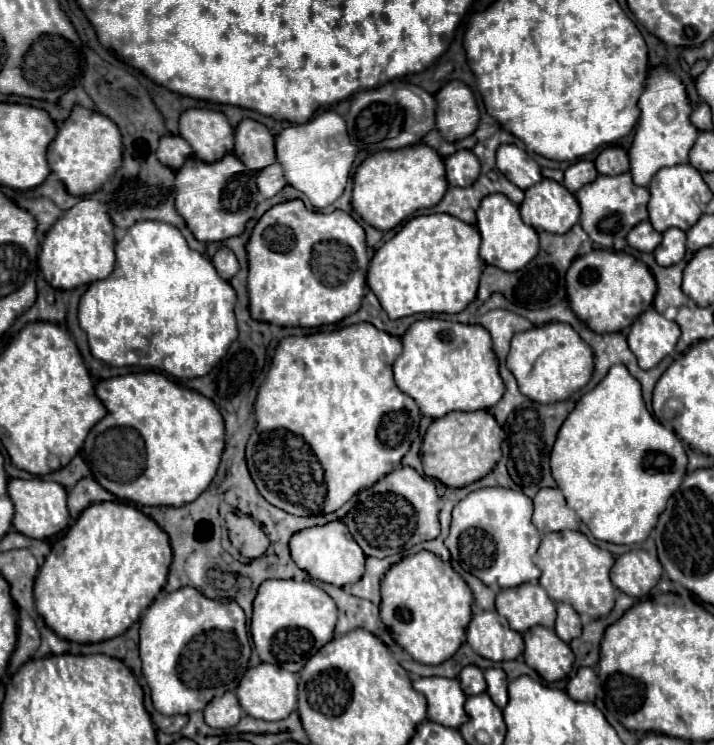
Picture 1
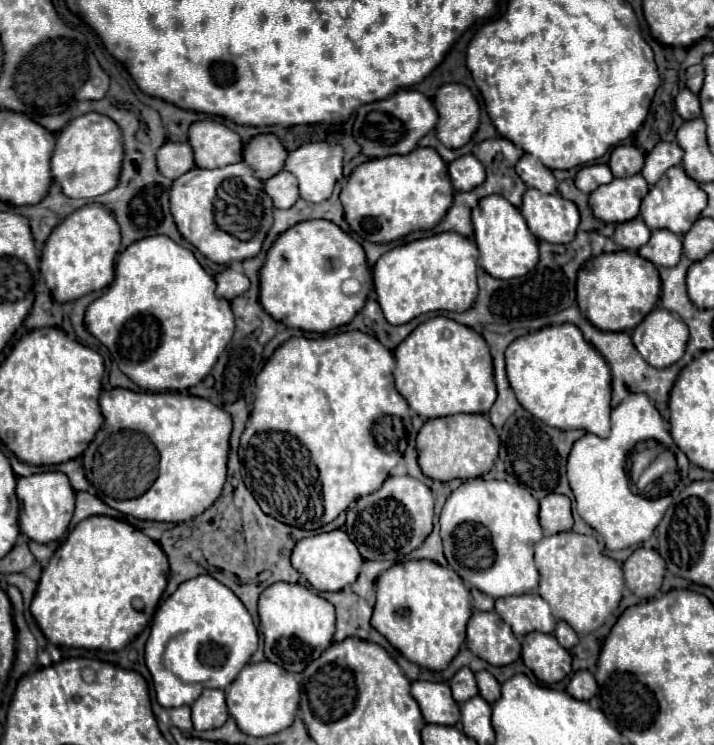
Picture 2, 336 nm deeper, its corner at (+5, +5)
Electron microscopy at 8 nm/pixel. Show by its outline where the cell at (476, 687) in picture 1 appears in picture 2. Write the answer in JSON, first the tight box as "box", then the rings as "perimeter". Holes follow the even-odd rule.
{"box":[449,667,477,703],"perimeter":[[[463,667],[459,669],[453,679],[449,681],[451,685],[451,691],[453,691],[453,699],[457,703],[465,703],[467,699],[475,697],[477,695],[477,683],[475,683],[475,675],[469,667]]]}

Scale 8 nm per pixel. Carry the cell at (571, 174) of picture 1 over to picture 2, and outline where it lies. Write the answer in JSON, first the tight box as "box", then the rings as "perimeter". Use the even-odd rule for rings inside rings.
{"box":[575,165,613,193],"perimeter":[[[587,165],[577,171],[575,175],[575,187],[583,193],[591,193],[603,183],[609,183],[613,179],[611,169],[607,165]]]}

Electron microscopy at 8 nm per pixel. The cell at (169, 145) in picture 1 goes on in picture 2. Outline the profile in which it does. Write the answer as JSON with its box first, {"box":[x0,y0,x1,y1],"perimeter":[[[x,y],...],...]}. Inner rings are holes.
{"box":[157,141,195,179],"perimeter":[[[173,141],[163,143],[157,151],[157,167],[169,179],[181,177],[183,173],[187,173],[189,169],[195,167],[191,145],[189,143],[173,143]]]}

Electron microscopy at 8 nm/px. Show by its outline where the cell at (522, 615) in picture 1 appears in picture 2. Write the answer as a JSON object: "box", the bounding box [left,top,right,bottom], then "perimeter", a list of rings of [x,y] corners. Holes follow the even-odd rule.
{"box":[495,593,557,637],"perimeter":[[[537,593],[499,597],[495,601],[495,611],[513,629],[517,637],[523,637],[531,631],[553,633],[557,623],[557,619],[551,613],[551,607]]]}

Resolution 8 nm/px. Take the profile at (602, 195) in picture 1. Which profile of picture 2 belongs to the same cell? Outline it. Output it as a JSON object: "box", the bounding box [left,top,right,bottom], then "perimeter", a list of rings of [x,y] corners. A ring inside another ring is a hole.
{"box":[589,175,649,223],"perimeter":[[[641,175],[613,179],[589,193],[589,209],[603,223],[623,223],[639,215],[639,203],[647,191],[649,185]]]}

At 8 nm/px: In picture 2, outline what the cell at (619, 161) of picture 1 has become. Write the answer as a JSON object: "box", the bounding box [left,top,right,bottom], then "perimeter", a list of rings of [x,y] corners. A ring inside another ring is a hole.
{"box":[609,145,645,177],"perimeter":[[[619,145],[611,151],[609,157],[609,169],[615,177],[631,177],[637,175],[643,169],[645,153],[637,149],[635,145]]]}

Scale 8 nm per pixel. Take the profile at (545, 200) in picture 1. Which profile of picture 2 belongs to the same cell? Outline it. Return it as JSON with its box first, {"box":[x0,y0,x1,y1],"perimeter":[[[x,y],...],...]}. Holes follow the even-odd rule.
{"box":[521,189,579,243],"perimeter":[[[527,189],[523,195],[521,215],[525,217],[531,233],[549,243],[569,243],[579,225],[579,211],[575,203],[563,199],[559,193],[541,193]]]}

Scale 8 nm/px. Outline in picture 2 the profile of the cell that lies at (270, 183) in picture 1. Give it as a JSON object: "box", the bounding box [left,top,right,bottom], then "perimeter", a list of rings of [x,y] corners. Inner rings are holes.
{"box":[265,171,299,209],"perimeter":[[[281,171],[265,181],[265,193],[273,199],[277,209],[289,209],[299,199],[297,179],[289,171]]]}

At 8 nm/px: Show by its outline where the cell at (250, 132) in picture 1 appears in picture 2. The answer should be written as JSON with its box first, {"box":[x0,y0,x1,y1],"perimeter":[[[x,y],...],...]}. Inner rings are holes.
{"box":[243,133,287,181],"perimeter":[[[259,133],[243,149],[243,161],[255,171],[255,177],[265,181],[283,169],[287,151],[273,133]]]}

